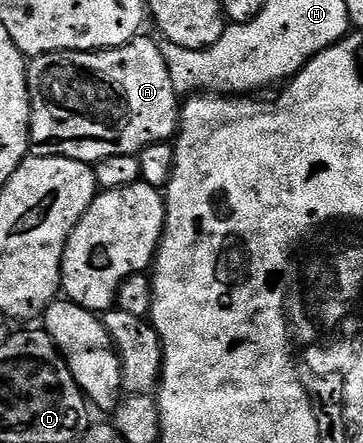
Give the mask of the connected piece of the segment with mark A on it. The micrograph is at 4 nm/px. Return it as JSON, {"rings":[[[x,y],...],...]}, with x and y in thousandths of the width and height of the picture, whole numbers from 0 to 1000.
{"rings":[[[380,84],[347,104],[322,106],[320,113],[165,113],[149,122],[99,124],[77,142],[80,230],[91,237],[91,251],[80,264],[80,316],[88,345],[99,354],[193,357],[196,361],[264,370],[295,361],[306,352],[386,350],[388,341],[402,339],[408,330],[424,330],[441,321],[466,321],[490,300],[501,244],[501,233],[488,230],[493,208],[471,181],[471,163],[460,153],[455,129],[444,124],[441,102],[430,93],[421,97],[416,88],[399,84]]]}

